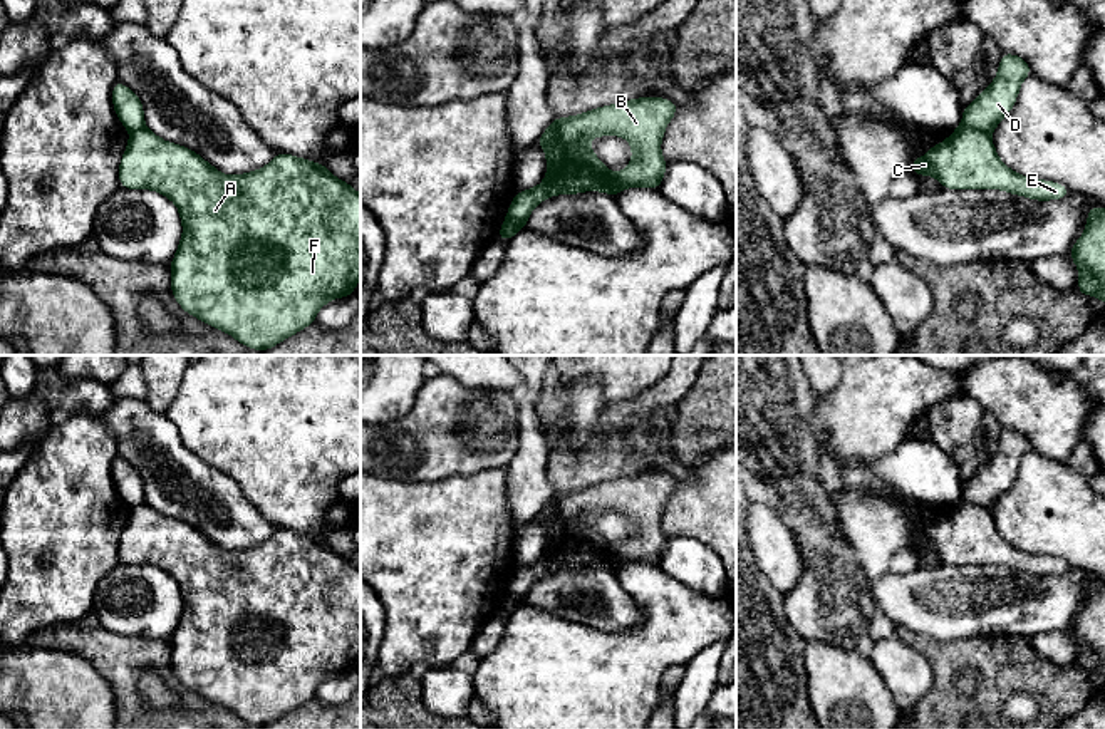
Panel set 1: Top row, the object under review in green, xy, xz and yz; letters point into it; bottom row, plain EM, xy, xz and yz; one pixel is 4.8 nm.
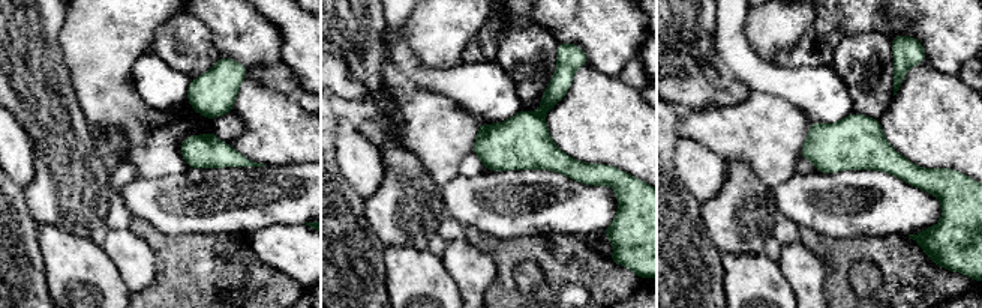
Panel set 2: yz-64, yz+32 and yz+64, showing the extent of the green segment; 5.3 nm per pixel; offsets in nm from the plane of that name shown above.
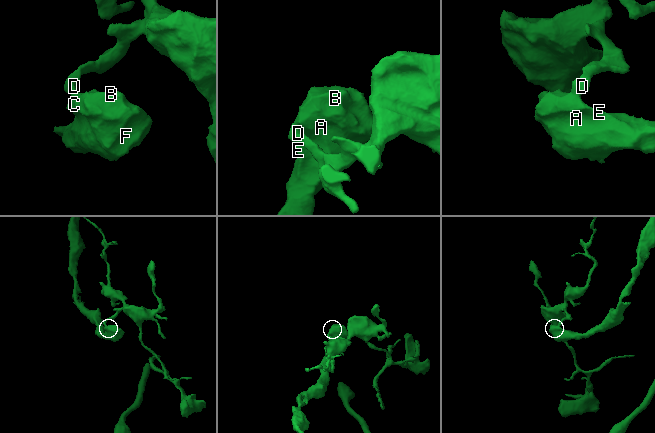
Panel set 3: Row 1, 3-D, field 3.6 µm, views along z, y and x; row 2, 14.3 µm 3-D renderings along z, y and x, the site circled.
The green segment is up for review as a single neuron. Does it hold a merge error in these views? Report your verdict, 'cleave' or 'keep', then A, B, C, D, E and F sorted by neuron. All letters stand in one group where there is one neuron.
cleave | A B C E F / D

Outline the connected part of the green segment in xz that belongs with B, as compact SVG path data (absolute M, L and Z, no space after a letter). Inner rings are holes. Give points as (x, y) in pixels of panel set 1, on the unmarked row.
M637 473L605 483L597 483L572 493L555 493L537 520L547 530L547 553L537 561L516 568L506 593L525 605L533 583L555 570L578 570L582 566L602 566L617 571L625 563L661 563L667 536L661 530L661 516L667 498L676 491L677 479L662 473ZM599 511L622 511L630 518L632 536L620 548L612 548L594 530L589 514Z

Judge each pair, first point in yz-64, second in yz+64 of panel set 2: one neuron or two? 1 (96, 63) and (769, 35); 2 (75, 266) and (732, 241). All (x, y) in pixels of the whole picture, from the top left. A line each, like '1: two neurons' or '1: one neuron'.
1: one neuron
2: two neurons

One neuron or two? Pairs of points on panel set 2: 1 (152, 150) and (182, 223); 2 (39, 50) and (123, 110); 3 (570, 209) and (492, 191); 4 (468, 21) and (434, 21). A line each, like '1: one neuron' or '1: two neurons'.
1: two neurons
2: two neurons
3: one neuron
4: one neuron

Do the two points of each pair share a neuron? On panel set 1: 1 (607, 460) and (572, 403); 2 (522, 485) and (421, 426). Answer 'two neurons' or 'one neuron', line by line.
1: two neurons
2: two neurons

